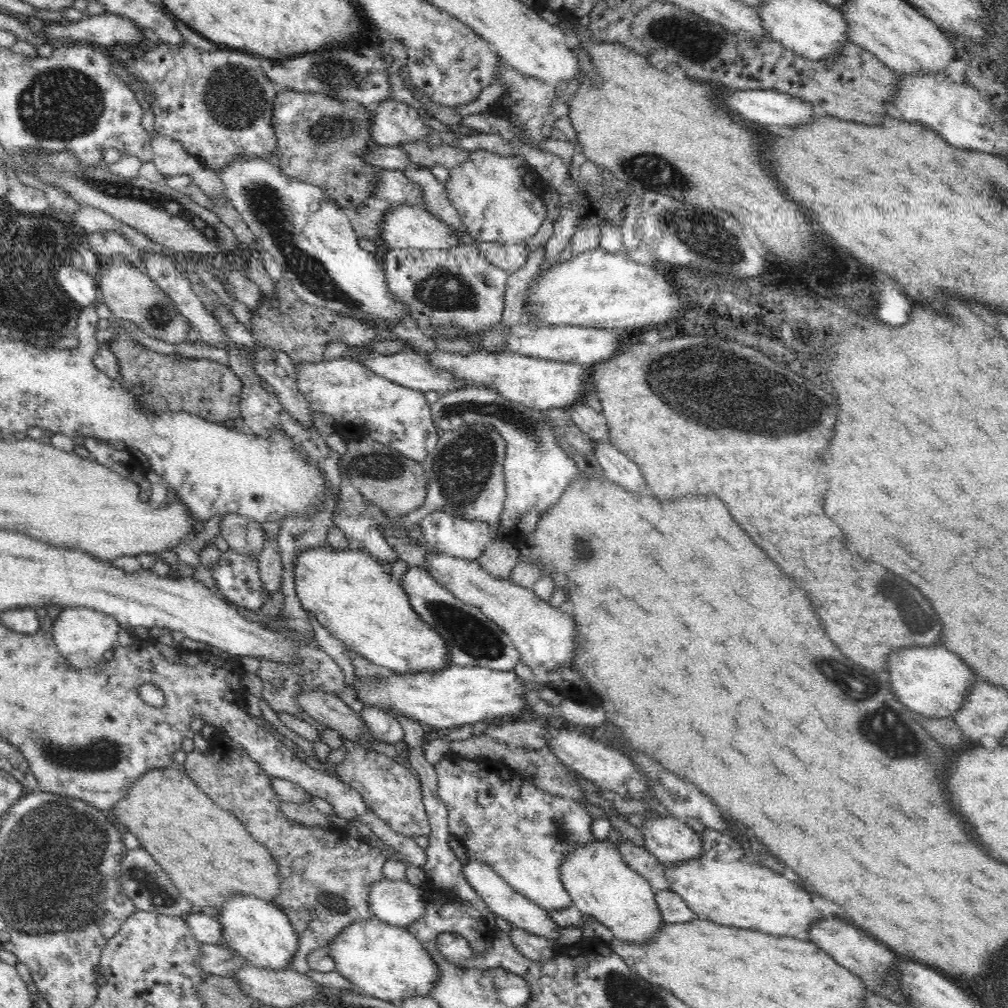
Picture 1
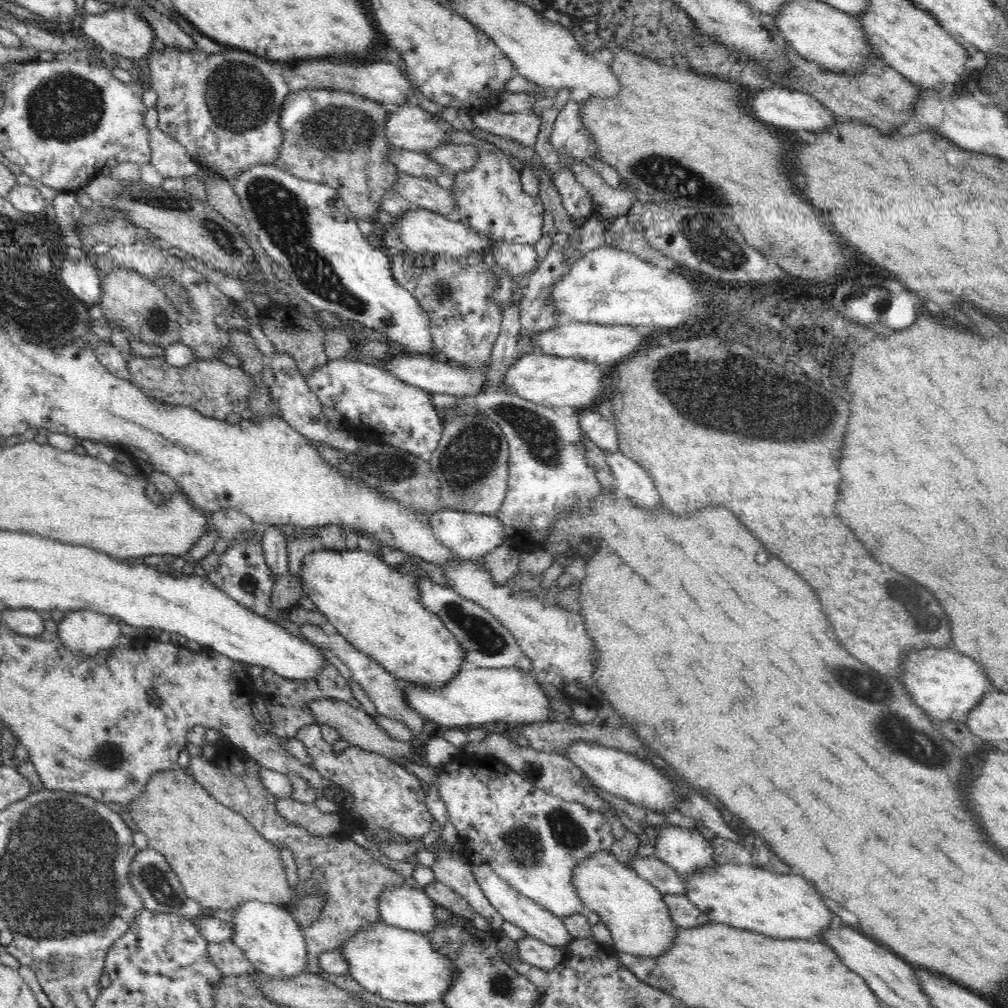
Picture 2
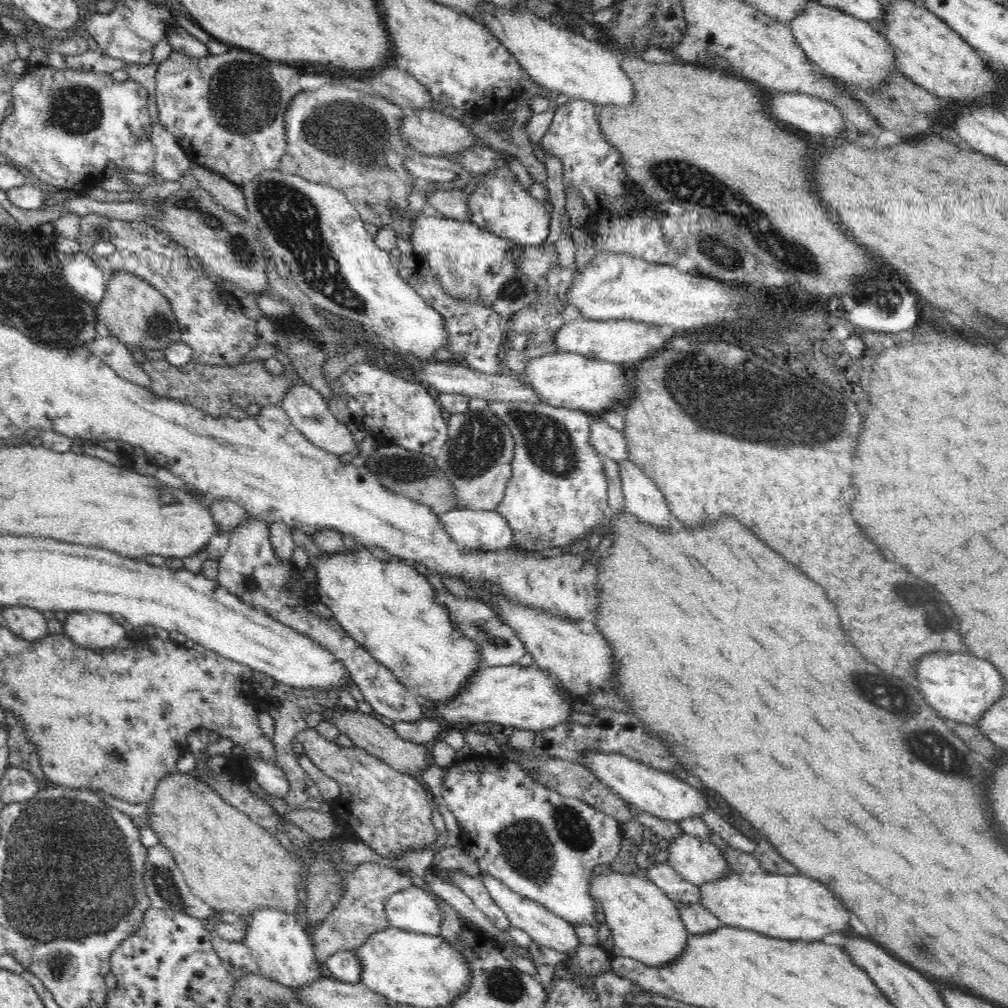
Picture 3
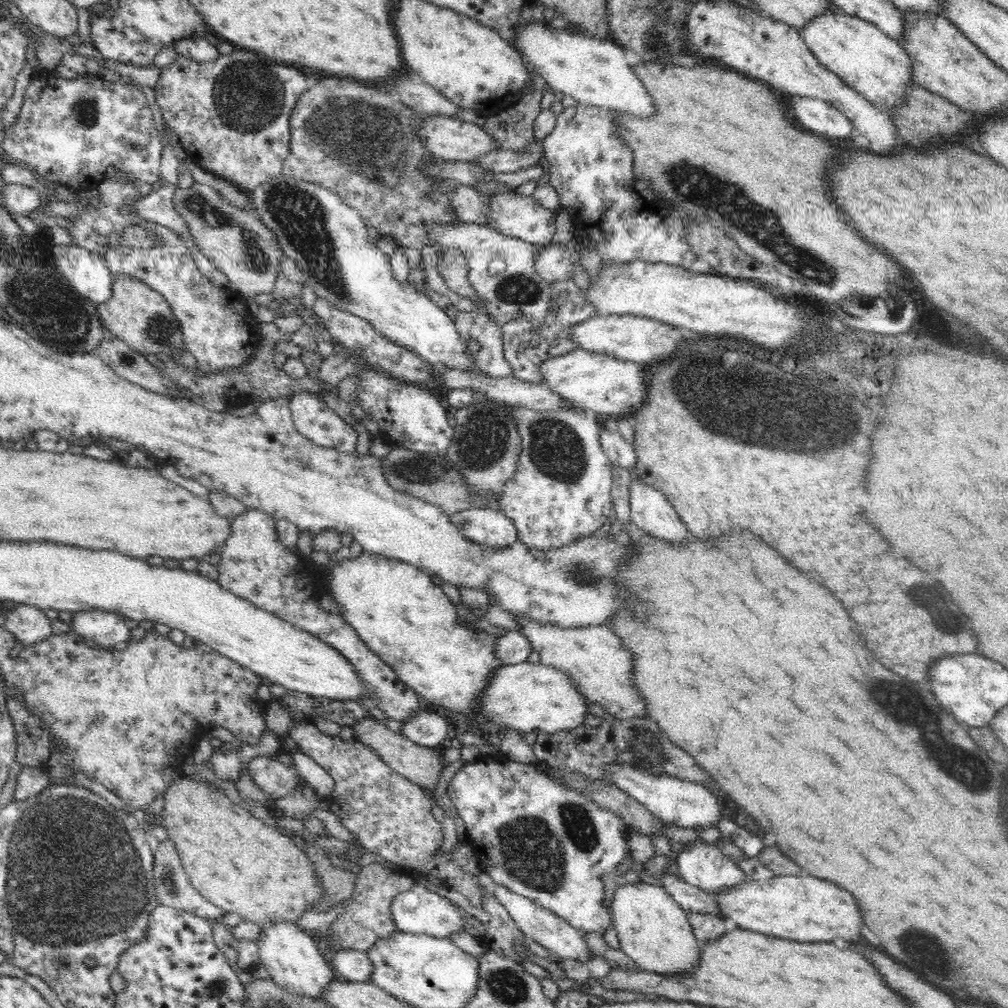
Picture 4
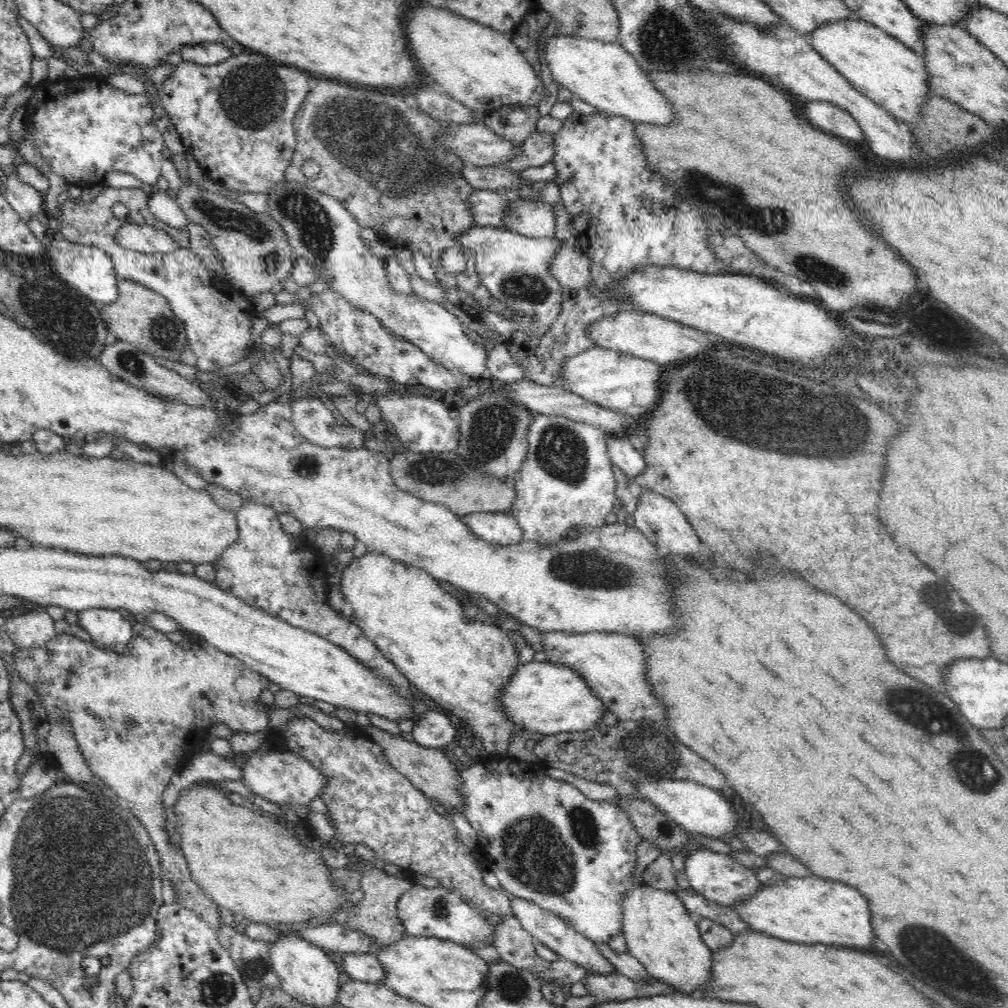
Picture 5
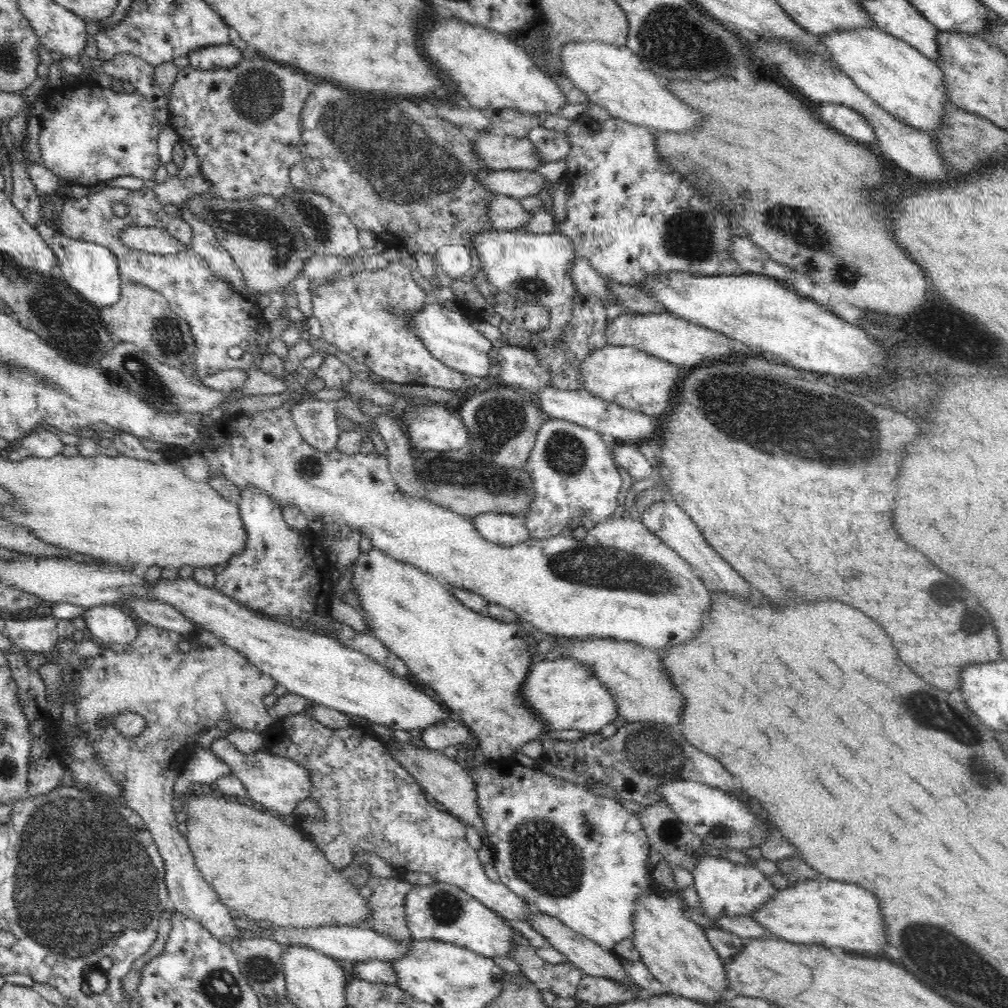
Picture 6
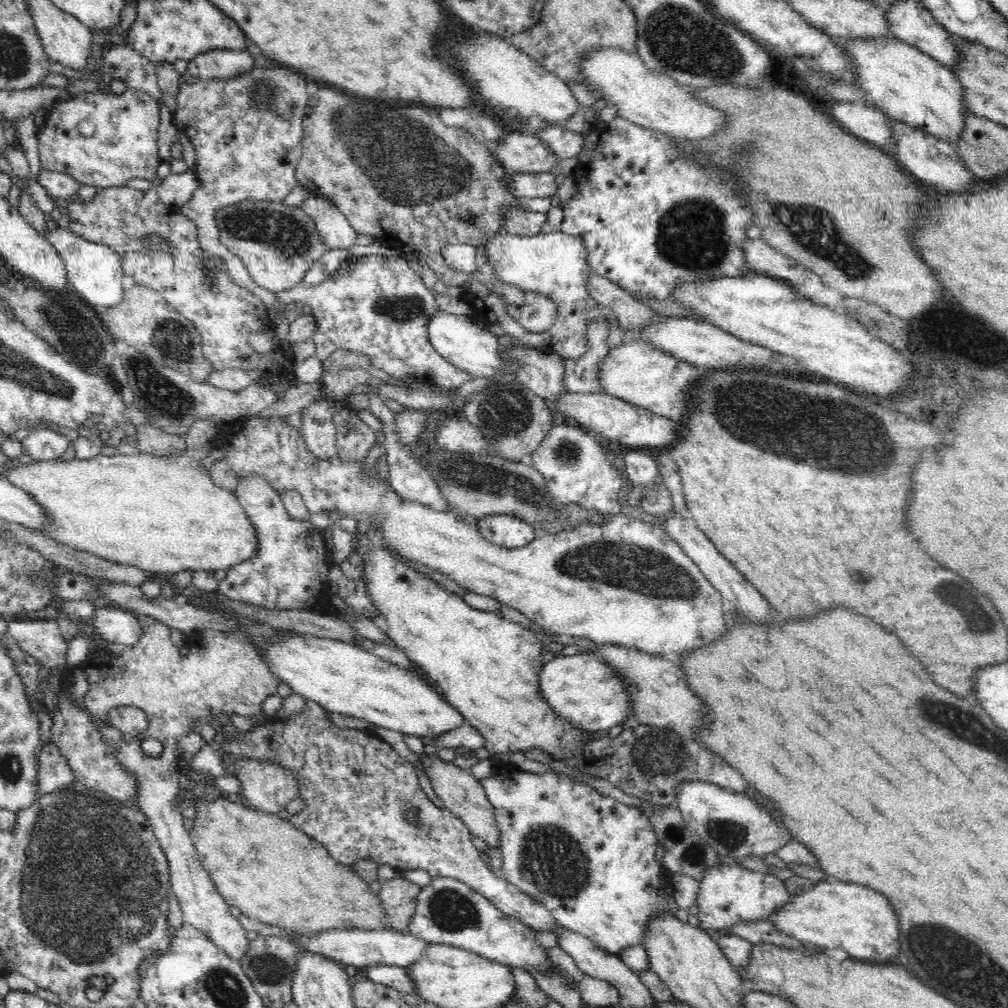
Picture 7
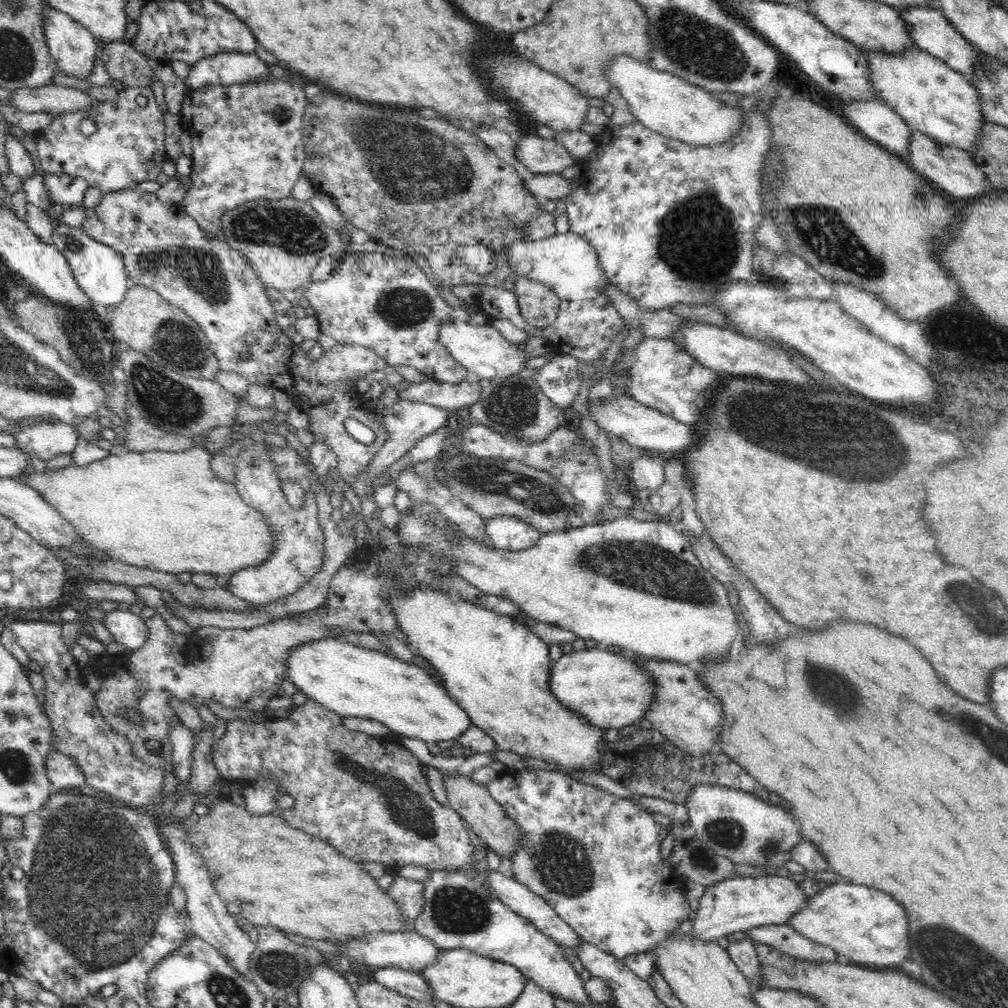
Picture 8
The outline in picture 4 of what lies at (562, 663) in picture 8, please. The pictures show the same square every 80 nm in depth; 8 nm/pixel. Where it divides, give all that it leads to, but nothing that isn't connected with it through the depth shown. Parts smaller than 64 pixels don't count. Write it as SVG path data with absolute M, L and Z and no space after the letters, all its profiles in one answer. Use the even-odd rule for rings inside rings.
M529 661L500 665L479 696L479 714L487 720L509 725L520 732L554 734L559 730L572 730L584 725L587 702L577 691L569 674L551 666Z

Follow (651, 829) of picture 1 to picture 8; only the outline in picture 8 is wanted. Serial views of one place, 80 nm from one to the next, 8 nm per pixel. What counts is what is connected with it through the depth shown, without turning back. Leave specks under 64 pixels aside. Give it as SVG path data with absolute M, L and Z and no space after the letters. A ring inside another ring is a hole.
M734 873L718 884L706 886L706 891L700 898L697 917L692 921L694 928L691 932L702 941L714 942L733 932L745 932L769 924L786 925L806 900L808 897L801 892L798 882L790 877L775 874L754 877Z

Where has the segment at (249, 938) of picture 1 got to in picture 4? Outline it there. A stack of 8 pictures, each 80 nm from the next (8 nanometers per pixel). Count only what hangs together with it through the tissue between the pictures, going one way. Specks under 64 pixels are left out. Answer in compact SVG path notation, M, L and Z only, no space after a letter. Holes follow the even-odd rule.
M270 919L263 925L262 932L254 941L258 947L259 961L266 967L273 981L287 991L321 1000L325 988L330 982L336 980L329 956L325 956L320 951L319 941L312 933L300 929L295 922Z

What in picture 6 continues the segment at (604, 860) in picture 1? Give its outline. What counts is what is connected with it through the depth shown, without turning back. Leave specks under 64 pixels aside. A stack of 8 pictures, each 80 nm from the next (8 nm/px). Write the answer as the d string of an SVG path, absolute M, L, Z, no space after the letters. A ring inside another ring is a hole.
M664 892L644 894L633 910L631 941L649 971L674 993L702 1003L717 1005L732 996L725 977L725 966L710 944L698 918L682 913L679 898Z

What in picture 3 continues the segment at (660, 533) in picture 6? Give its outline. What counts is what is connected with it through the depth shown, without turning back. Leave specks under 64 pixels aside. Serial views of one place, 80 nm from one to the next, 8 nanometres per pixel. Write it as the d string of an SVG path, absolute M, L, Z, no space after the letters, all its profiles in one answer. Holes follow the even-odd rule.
M630 459L618 463L626 508L646 524L660 528L682 528L682 524L668 510L660 490L638 465Z

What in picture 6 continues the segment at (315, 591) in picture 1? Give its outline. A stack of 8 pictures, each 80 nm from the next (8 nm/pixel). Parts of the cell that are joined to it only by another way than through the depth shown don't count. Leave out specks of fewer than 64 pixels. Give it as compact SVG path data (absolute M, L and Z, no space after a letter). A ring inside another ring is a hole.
M372 549L370 552L362 553L361 556L354 562L352 567L352 583L351 590L355 590L361 608L360 613L363 615L364 620L367 622L369 628L369 634L376 637L382 644L386 645L386 648L393 652L402 662L407 666L409 670L409 677L421 687L427 686L434 693L437 693L438 698L442 700L443 706L452 713L458 714L464 724L472 730L473 736L479 740L480 750L489 762L497 759L504 759L511 757L513 752L517 751L517 748L540 738L541 734L550 732L549 728L545 726L545 722L535 714L533 710L530 710L525 705L525 702L521 699L521 686L526 680L527 672L532 664L532 653L534 652L533 638L524 630L519 630L516 627L516 623L504 623L494 617L490 617L486 613L474 612L469 608L466 608L452 593L445 587L445 582L435 576L422 572L418 567L412 566L408 563L403 563L395 560L382 553L377 549Z

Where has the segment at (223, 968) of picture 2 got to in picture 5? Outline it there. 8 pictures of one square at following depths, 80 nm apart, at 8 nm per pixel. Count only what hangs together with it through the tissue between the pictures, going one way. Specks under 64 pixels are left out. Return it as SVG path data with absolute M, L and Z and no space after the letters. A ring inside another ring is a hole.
M226 924L217 930L217 939L233 958L245 982L256 980L265 987L280 987L281 982L272 970L269 950L271 943L252 940Z

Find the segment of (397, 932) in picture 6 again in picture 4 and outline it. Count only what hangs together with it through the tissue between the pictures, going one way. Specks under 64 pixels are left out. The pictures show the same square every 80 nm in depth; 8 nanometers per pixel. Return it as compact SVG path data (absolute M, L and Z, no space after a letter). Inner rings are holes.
M382 861L370 863L356 869L356 888L350 904L344 908L341 917L330 924L324 931L325 938L320 938L320 951L325 956L331 956L340 949L367 951L380 937L390 936L397 930L391 917L391 904L394 896L411 890L417 884L415 876L402 876L394 870L384 867Z

